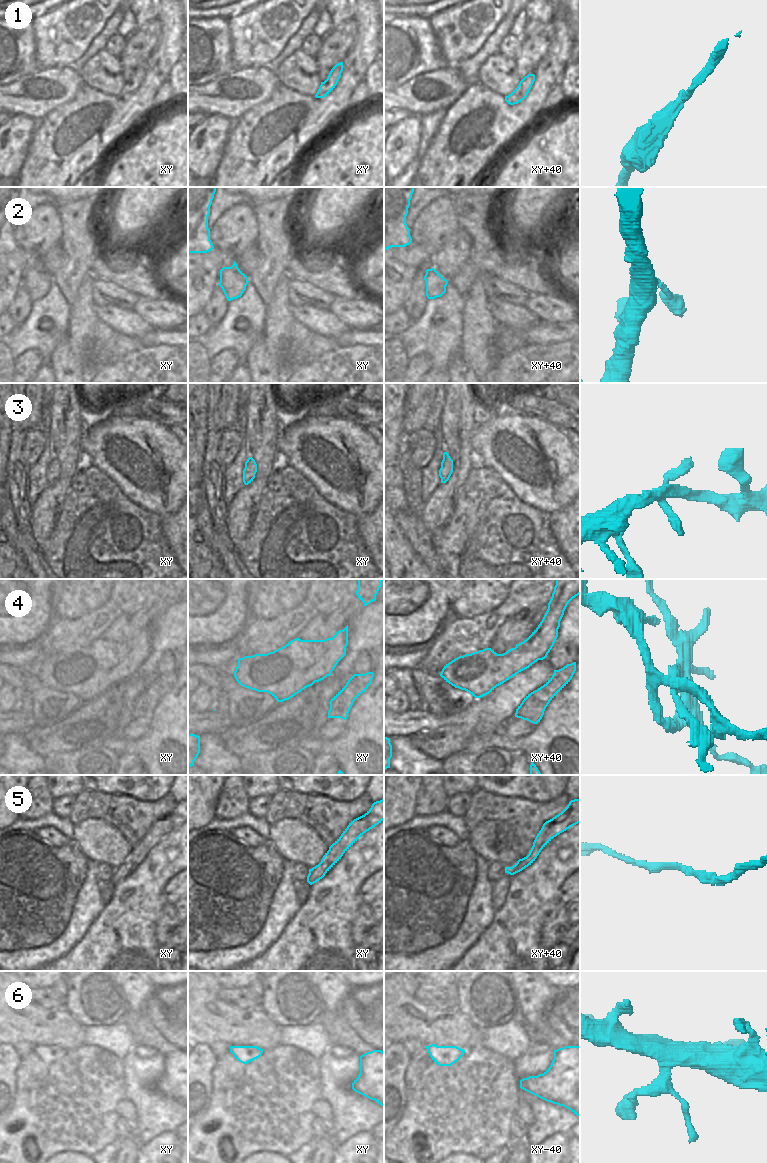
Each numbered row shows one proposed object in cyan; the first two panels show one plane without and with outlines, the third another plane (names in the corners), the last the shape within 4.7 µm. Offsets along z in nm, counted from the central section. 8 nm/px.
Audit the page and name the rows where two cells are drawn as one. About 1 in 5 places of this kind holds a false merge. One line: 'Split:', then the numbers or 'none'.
Split: 4

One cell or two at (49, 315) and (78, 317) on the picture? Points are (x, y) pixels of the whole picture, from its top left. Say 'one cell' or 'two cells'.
two cells

